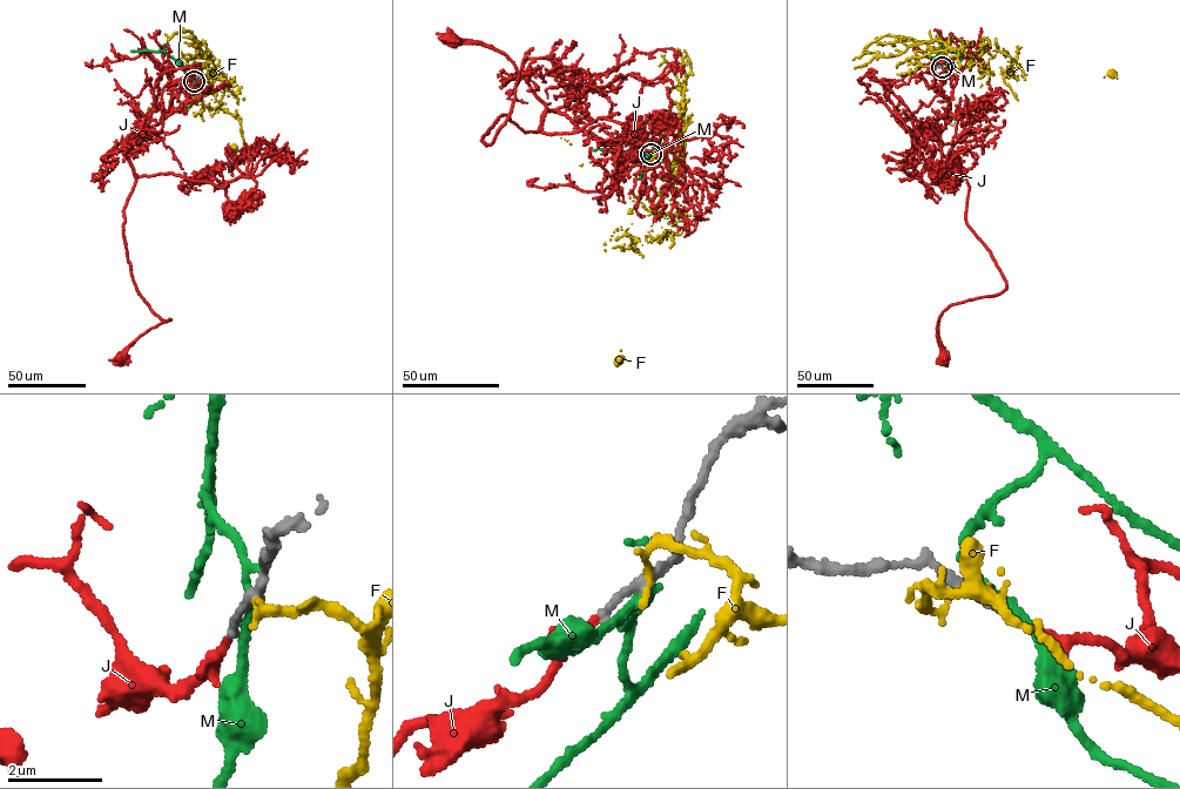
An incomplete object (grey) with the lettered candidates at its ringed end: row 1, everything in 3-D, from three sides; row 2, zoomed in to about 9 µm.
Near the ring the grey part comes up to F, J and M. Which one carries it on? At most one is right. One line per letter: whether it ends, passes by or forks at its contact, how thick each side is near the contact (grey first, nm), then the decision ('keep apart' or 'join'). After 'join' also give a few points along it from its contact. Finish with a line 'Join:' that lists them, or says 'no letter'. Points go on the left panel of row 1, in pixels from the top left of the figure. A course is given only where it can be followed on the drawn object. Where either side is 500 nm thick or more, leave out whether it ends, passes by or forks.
F: it ends | 200/150 nm | keep apart
J: it ends | 170/190 nm | join | via (194, 81), (162, 121), (127, 139), (133, 283), (170, 319), (120, 357)
M: it passes by | 260/170 nm | keep apart
Join: J

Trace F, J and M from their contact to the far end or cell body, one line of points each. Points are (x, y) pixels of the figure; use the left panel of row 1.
F: (195, 80), (216, 72), (223, 87), (230, 80), (222, 95), (200, 112), (234, 150)
J: (194, 81), (162, 121), (127, 139), (133, 283), (170, 319), (120, 357)
M: (195, 80), (193, 67), (182, 67), (166, 53), (130, 51)

